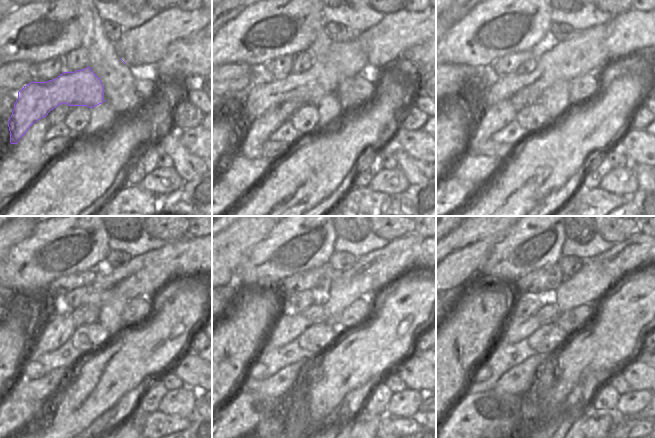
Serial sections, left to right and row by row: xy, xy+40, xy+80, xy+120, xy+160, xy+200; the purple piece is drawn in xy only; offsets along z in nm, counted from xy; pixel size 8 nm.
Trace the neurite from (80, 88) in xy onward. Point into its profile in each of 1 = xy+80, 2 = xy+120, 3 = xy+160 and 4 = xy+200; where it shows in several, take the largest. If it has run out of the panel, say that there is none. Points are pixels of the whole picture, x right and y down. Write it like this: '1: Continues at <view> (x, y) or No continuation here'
1: Continues at xy+80 (565, 61)
2: Continues at xy+120 (158, 266)
3: Continues at xy+160 (386, 264)
4: Continues at xy+200 (629, 255).

